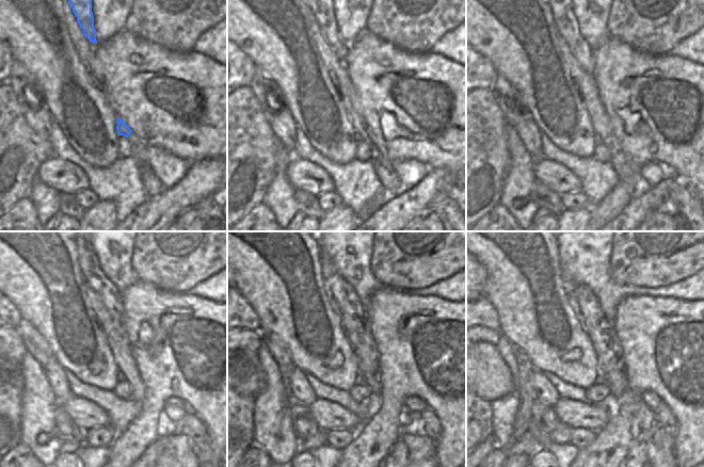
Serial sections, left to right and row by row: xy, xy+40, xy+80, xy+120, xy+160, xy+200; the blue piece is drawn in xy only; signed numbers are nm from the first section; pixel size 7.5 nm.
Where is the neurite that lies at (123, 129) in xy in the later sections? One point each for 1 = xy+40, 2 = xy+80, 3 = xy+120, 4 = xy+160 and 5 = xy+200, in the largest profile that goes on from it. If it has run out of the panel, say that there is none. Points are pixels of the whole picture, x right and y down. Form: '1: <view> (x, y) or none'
1: xy+40 (363, 130)
2: xy+80 (600, 121)
3: xy+120 (88, 260)
4: xy+160 (353, 313)
5: xy+200 (645, 421)

